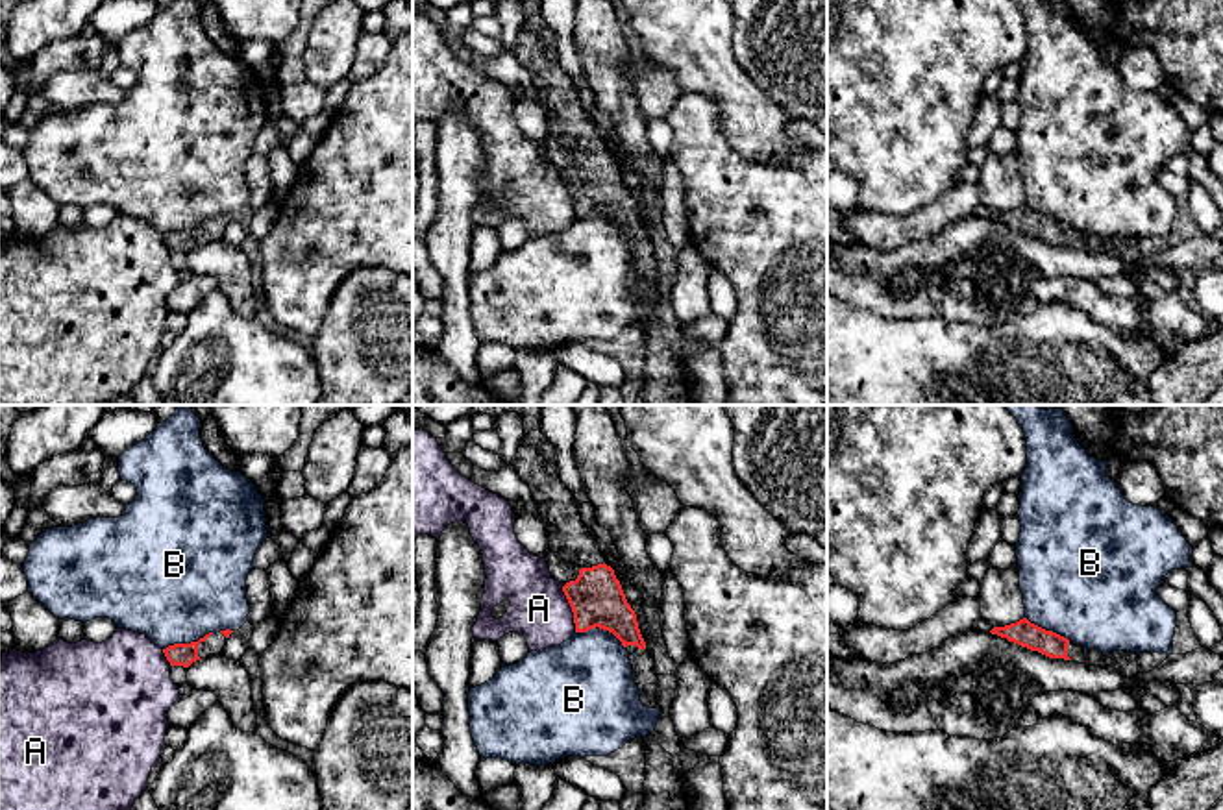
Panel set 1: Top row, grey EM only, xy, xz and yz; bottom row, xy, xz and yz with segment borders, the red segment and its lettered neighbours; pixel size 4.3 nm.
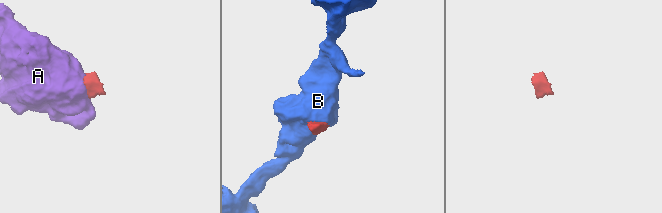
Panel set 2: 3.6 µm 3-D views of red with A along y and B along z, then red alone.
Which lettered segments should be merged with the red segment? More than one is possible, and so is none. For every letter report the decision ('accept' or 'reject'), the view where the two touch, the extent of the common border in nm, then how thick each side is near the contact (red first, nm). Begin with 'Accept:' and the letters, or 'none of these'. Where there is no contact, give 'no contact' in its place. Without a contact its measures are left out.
Accept: none of these
A: reject | xz | 220 nm | 240/260 nm
B: reject | xz | 240 nm | 240/400 nm

